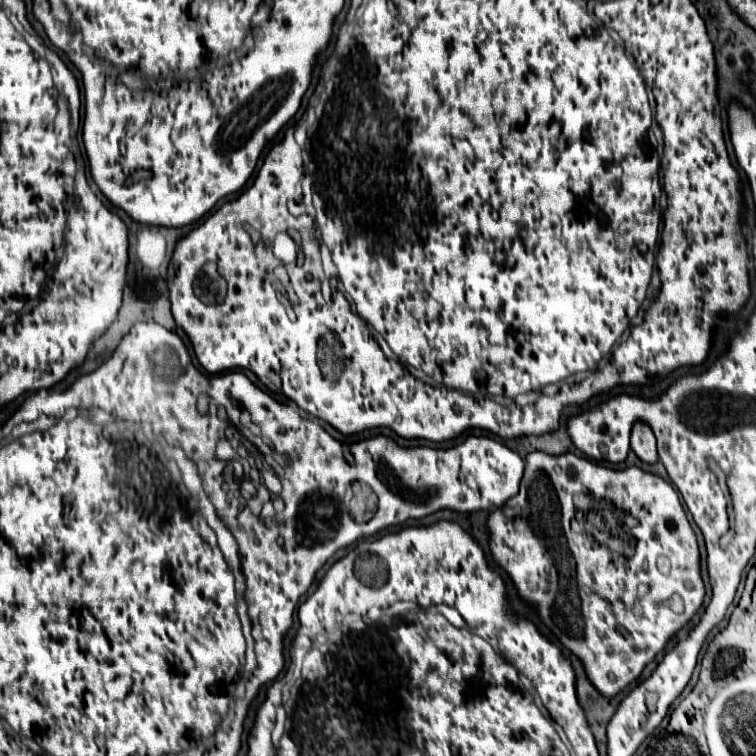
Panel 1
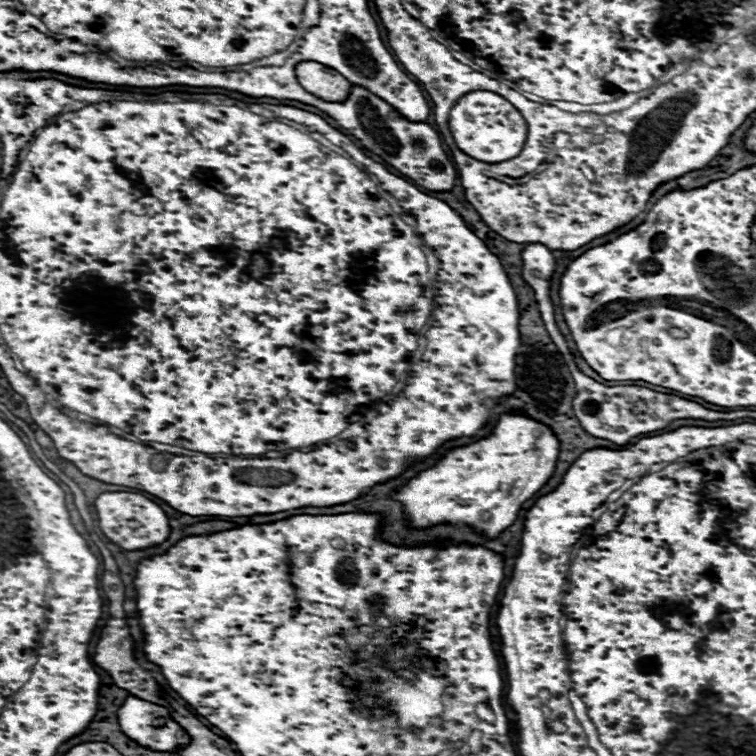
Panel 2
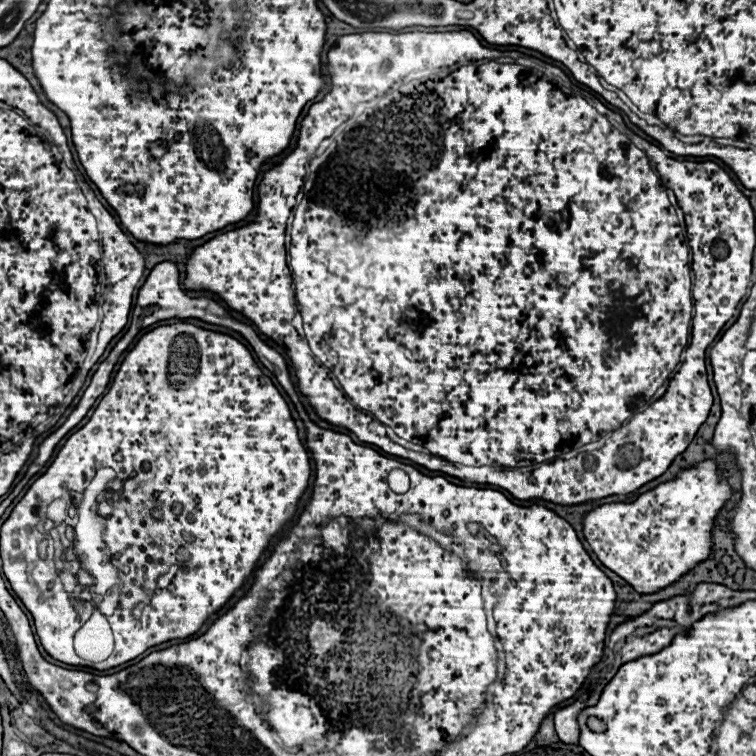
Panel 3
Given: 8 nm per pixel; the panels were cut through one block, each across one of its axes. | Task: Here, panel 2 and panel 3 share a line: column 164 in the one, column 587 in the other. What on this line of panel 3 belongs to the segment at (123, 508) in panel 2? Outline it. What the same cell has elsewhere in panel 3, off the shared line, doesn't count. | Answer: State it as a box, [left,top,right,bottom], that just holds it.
[584,458,734,594]

